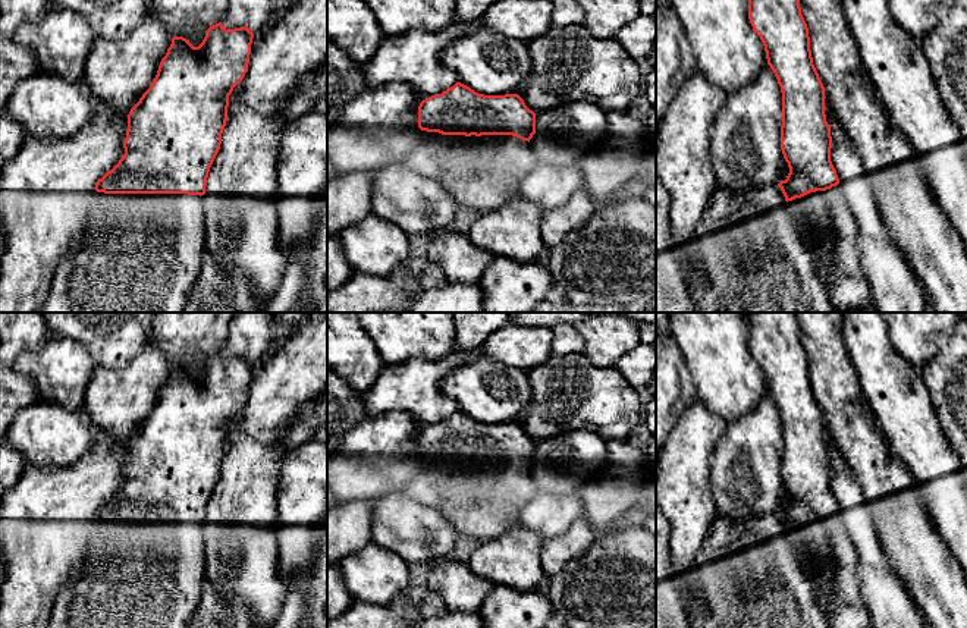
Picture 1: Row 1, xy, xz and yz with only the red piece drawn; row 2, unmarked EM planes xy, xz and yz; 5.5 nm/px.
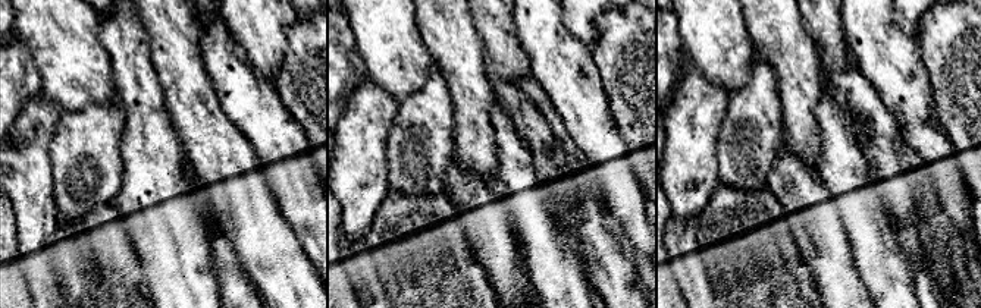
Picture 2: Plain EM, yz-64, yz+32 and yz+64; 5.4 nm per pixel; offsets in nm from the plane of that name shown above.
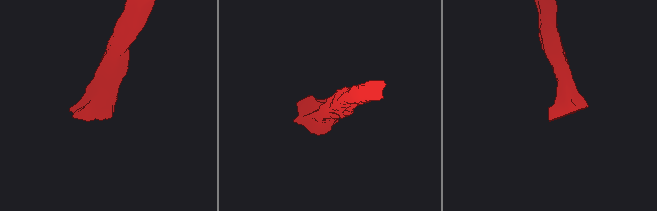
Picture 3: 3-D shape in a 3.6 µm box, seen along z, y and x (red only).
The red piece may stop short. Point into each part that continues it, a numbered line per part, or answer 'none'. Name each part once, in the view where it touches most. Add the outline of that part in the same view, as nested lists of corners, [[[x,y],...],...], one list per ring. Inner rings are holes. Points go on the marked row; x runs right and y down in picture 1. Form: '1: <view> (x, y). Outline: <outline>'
1: xy (141, 253). Outline: [[[94,191],[69,277],[72,313],[182,313],[204,252],[200,195]]]

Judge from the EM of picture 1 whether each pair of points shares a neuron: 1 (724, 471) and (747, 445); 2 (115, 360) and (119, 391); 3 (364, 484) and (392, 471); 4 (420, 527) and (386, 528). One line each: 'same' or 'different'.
1: same
2: different
3: same
4: same

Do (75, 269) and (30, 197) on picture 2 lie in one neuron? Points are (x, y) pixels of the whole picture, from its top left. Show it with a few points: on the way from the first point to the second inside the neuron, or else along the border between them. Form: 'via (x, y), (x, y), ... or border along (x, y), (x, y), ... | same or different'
border along (52, 242), (46, 252), (58, 276) | different

